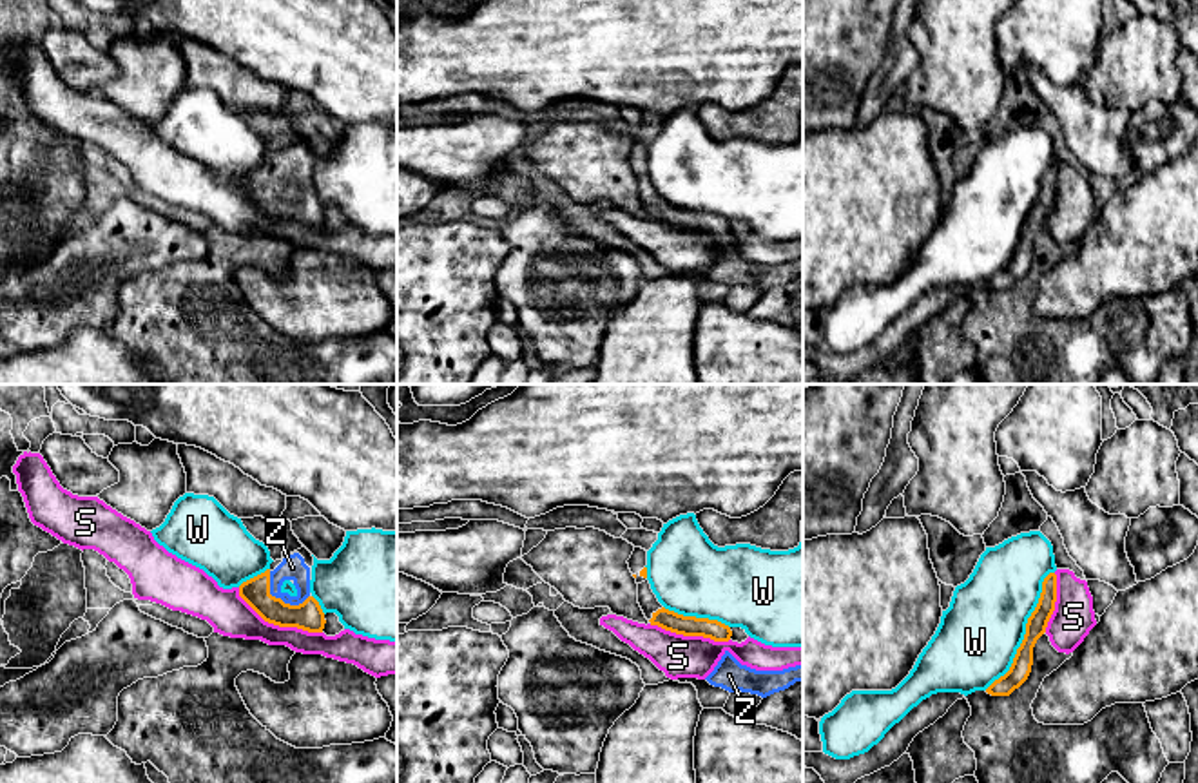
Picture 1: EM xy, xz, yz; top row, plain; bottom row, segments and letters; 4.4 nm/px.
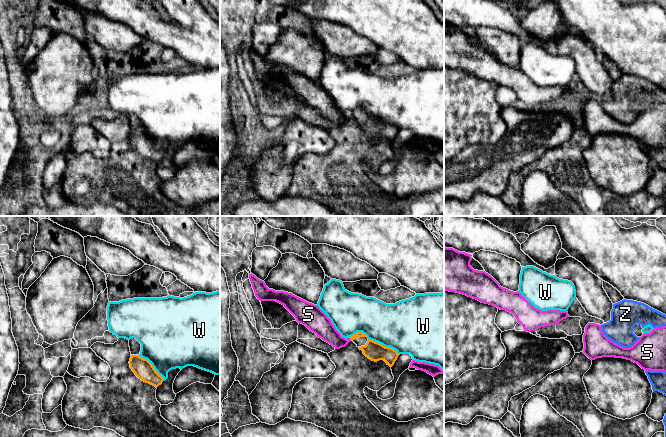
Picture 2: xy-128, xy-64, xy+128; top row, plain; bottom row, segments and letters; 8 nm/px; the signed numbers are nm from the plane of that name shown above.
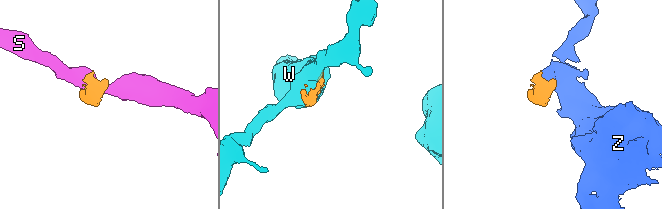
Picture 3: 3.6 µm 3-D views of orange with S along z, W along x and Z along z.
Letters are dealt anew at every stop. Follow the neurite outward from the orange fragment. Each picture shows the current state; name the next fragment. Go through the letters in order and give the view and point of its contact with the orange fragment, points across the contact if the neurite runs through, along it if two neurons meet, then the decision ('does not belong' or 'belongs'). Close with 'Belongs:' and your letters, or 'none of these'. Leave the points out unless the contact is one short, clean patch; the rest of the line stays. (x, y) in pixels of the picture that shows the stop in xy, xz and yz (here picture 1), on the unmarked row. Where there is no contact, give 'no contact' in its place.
S: xy (278, 218) | does not belong
W: yz (1026, 225) | does not belong
Z: xy (280, 193) | across xy (309, 209), (292, 205), (280, 193), (276, 176), (292, 162) | belongs
Belongs: Z

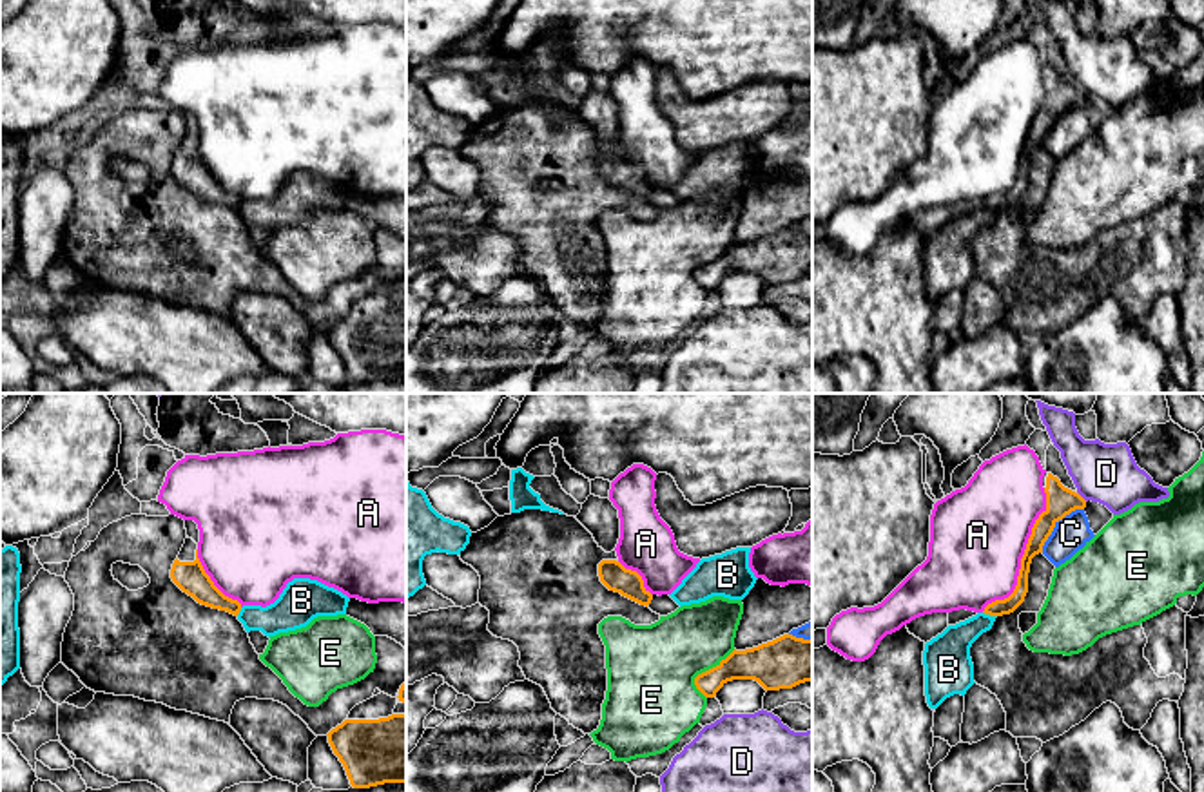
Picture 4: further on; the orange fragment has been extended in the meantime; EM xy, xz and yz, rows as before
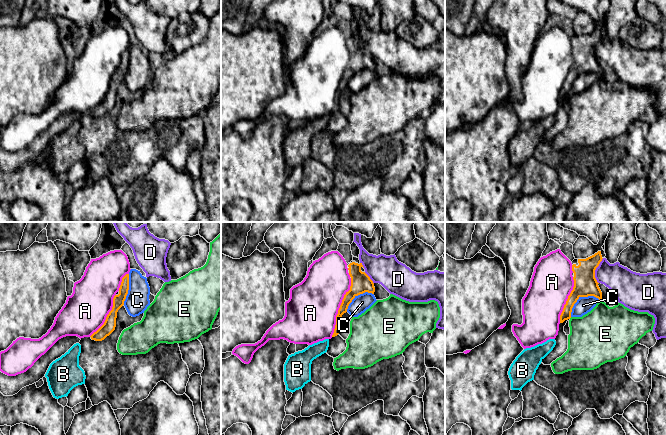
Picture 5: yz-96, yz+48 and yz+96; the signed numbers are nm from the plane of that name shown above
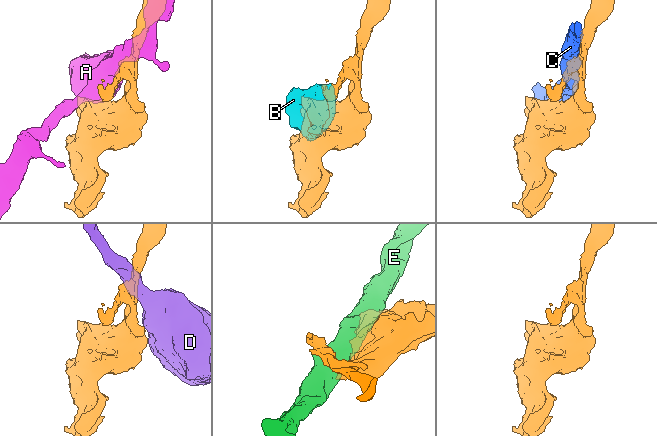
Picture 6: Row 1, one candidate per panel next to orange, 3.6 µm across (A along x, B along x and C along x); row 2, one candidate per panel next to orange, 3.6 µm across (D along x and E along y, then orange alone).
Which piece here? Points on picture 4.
A: yz (1023, 149) | does not belong
B: yz (990, 209) | along yz (983, 205), (996, 211) | does not belong
C: yz (1054, 118) | does not belong
D: yz (1081, 91) | along yz (1077, 86), (1087, 95) | does not belong
E: xz (706, 265) | does not belong
Belongs: none of these

